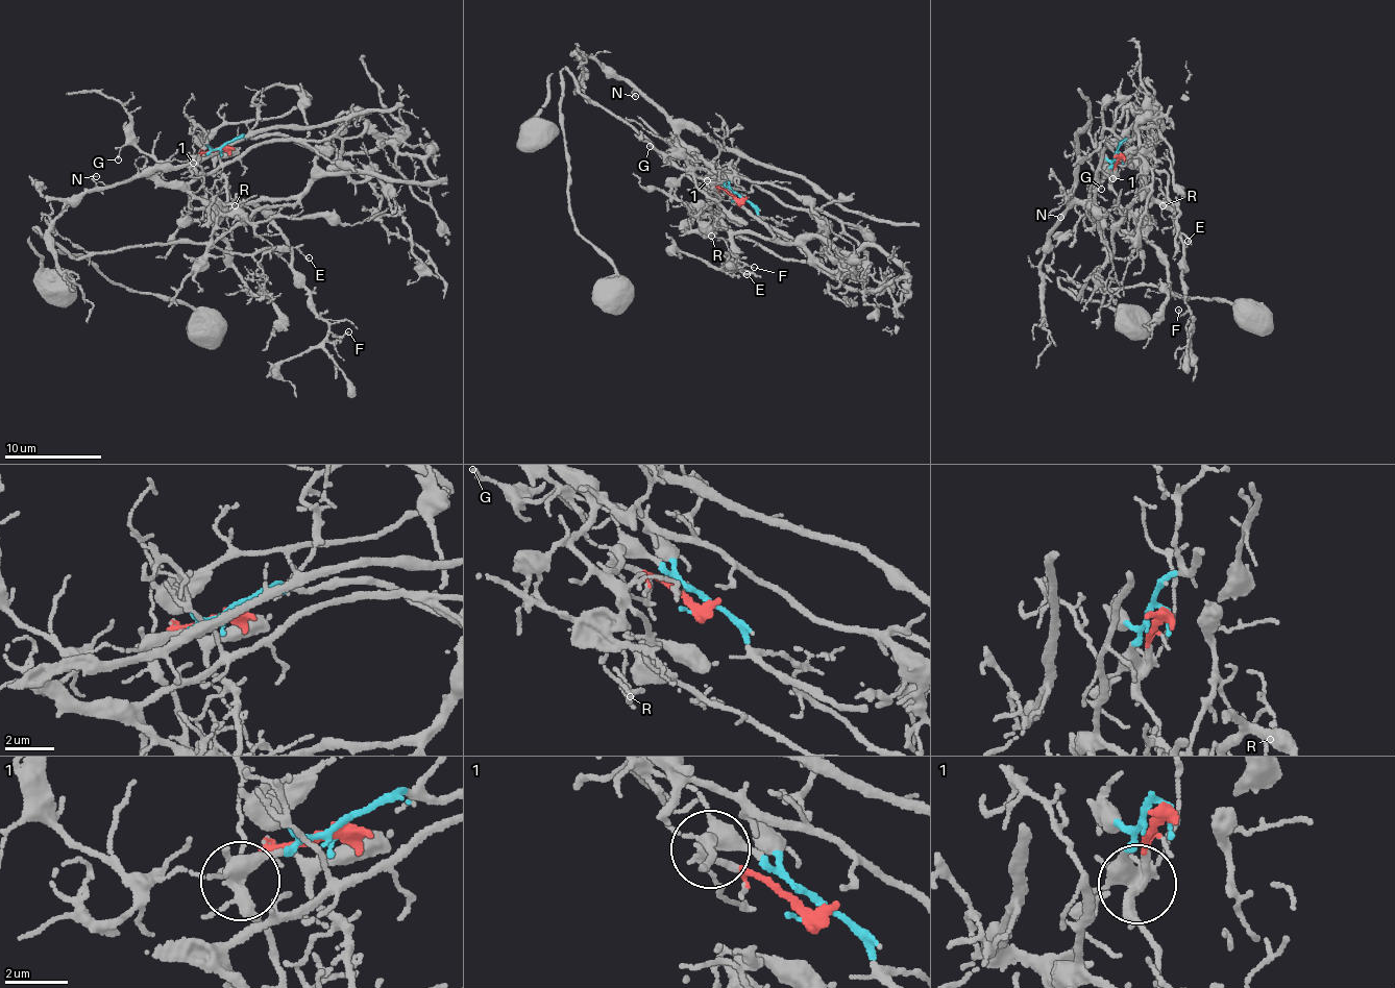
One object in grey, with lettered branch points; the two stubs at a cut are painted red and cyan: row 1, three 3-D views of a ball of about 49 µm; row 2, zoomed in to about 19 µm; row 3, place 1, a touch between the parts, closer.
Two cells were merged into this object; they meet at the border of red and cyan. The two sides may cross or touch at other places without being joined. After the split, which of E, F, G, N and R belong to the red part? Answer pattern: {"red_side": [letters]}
{"red_side": ["G", "N"]}

